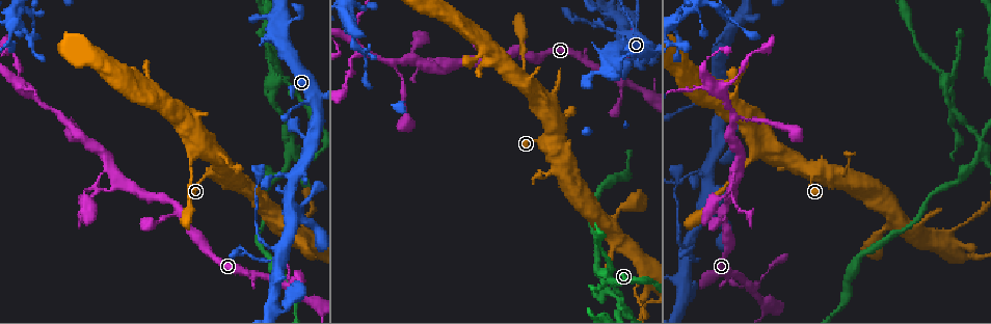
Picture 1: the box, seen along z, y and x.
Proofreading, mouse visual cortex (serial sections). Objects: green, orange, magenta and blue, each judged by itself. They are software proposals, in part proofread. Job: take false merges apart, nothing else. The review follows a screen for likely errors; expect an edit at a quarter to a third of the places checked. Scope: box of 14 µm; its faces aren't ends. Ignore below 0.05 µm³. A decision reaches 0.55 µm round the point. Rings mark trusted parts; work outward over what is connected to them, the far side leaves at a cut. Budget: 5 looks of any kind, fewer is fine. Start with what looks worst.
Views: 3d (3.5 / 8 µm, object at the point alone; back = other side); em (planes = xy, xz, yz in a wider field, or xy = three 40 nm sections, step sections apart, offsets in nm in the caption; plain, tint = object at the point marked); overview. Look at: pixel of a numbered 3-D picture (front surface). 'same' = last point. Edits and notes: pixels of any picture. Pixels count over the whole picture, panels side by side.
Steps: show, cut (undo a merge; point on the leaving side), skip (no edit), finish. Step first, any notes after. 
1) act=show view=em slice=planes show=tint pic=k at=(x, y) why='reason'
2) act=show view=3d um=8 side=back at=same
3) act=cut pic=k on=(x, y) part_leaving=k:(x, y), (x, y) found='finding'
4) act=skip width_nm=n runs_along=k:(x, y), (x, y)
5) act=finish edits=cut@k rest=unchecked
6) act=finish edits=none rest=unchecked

act=show view=3d um=3.5 pic=1 at=(605, 275) why='four arms meet'

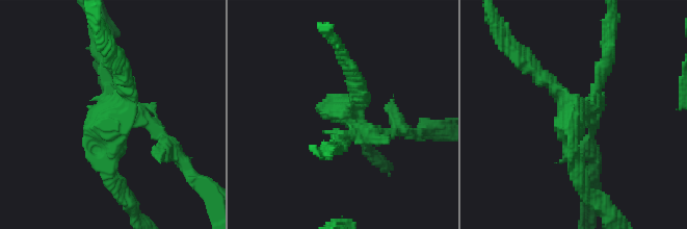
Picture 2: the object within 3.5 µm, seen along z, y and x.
act=show view=em slice=xy step=3 show=tint pic=2 at=(572, 104) arms=4 arm_widths_nm=150,200,200,250

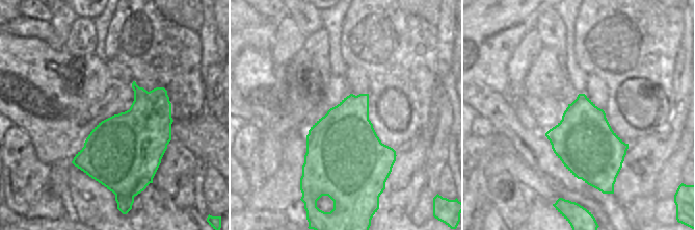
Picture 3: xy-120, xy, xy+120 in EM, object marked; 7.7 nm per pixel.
act=cut pic=2 on=(113, 131) part_leaving=2:(133, 111), (108, 153), (121, 192) found='a second cell is stuck on'

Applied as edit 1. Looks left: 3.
act=show view=overview why='see it whole again'

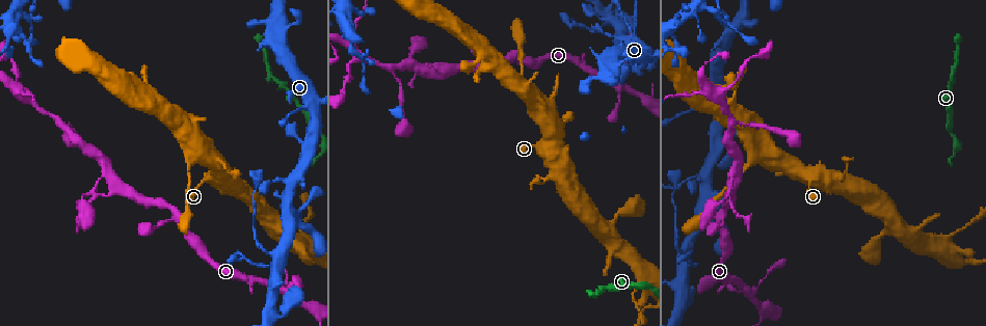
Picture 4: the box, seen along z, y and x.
act=show view=3d um=3.5 pic=4 at=(607, 71) why='branch point'

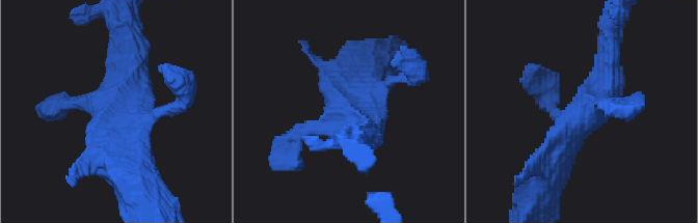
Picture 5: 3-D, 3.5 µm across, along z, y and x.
act=show view=em slice=planes show=tint pic=5 at=(117, 116) arms=4 arm_widths_nm=150,200,450,600

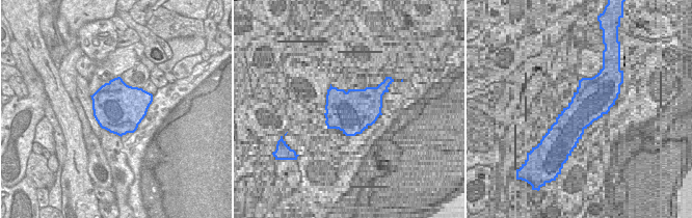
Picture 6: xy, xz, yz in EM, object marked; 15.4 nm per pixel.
act=skip found='all the same cell'

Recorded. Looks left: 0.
act=finish edits=cut@2 rest=unchecked

